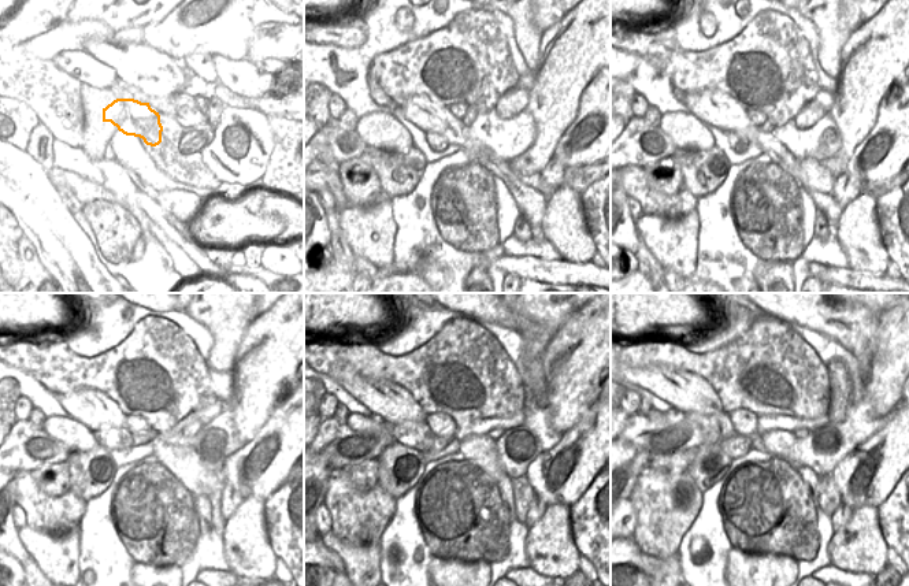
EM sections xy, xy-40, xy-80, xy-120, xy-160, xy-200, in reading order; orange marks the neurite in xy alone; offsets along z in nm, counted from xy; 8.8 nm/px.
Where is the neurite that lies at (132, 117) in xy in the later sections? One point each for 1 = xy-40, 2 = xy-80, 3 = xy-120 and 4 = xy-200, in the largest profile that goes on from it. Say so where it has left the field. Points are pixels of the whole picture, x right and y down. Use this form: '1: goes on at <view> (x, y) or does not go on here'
1: goes on at xy-40 (429, 115)
2: goes on at xy-80 (715, 108)
3: goes on at xy-120 (93, 408)
4: goes on at xy-200 (705, 401)

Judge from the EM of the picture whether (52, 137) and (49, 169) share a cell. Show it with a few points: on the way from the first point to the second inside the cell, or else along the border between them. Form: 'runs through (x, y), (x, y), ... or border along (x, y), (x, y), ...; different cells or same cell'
border along (58, 151), (51, 155); different cells

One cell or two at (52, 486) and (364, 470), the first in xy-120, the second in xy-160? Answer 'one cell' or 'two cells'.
one cell

